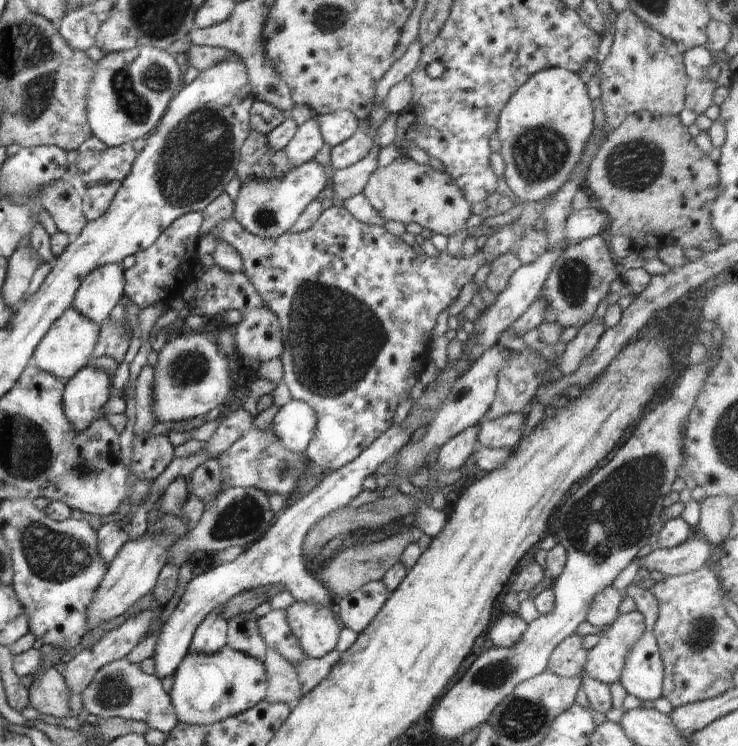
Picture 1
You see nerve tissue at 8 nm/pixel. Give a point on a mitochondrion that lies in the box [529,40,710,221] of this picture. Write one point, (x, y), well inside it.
(634, 165)

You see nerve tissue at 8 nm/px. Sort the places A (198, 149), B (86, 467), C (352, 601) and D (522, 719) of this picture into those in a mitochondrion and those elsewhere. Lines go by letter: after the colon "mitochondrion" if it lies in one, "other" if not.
A: mitochondrion
B: mitochondrion
C: other
D: mitochondrion

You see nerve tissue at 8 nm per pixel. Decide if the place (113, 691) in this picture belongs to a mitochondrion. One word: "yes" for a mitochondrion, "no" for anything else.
yes

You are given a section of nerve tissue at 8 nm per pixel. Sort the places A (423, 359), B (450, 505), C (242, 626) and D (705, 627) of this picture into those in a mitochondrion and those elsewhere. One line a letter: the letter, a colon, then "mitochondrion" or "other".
A: other
B: other
C: other
D: mitochondrion

